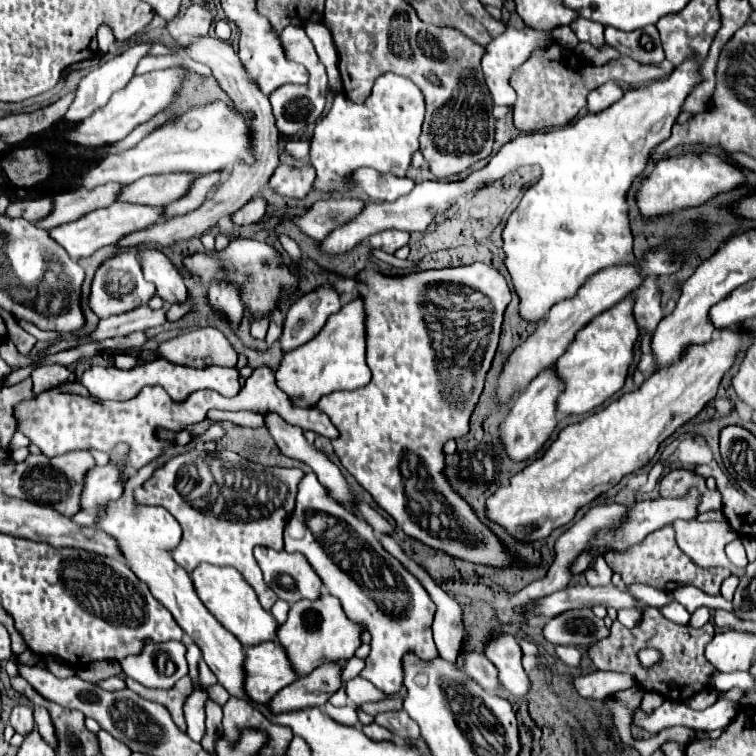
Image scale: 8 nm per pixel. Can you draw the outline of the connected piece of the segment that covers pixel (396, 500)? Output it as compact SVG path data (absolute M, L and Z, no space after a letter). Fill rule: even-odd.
M476 262L462 268L424 270L424 272L400 274L400 276L390 276L372 268L364 268L356 274L356 282L358 282L356 292L364 300L364 306L366 306L366 361L372 372L372 382L354 392L334 392L330 396L324 396L316 404L316 408L324 410L340 430L340 438L332 440L336 456L340 458L342 466L356 478L356 482L364 490L368 490L372 498L396 520L396 524L404 530L404 534L424 542L430 548L448 552L456 558L462 558L474 564L486 564L486 566L496 566L496 568L510 566L514 558L506 554L506 550L496 540L496 536L480 524L472 508L458 494L454 494L454 490L450 490L450 484L442 476L442 470L444 470L442 444L450 438L460 438L468 434L468 420L482 393L486 370L489 371L490 368L488 366L476 368L476 384L473 386L470 398L466 398L462 406L458 406L454 398L446 398L444 386L440 382L436 350L432 348L432 338L424 320L426 290L444 282L450 282L450 284L458 282L460 286L470 288L474 292L472 296L482 294L484 304L480 304L478 310L484 306L488 320L492 320L494 324L502 324L502 314L512 300L512 292L504 276L492 266L484 262Z

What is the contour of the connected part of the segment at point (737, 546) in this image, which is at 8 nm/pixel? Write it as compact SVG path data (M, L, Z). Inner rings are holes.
M734 540L734 542L730 542L730 544L726 546L726 556L728 556L728 560L730 560L734 566L744 568L744 566L748 564L746 552L744 552L744 544L742 544L740 540Z

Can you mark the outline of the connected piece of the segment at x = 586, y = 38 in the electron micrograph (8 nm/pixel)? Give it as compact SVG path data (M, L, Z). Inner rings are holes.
M576 18L570 28L574 30L574 34L578 36L580 42L588 42L594 48L602 48L604 46L604 26L598 22L590 22L586 18Z

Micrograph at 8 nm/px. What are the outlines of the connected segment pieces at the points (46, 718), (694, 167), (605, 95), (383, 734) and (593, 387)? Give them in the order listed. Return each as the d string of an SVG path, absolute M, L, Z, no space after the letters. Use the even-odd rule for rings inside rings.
M34 708L34 722L36 722L36 730L40 732L42 740L56 750L58 738L56 738L56 728L52 724L52 718L50 718L48 710L46 708Z
M704 152L700 156L684 154L676 158L666 158L656 164L656 170L652 174L642 178L638 190L638 208L644 218L654 218L676 210L700 206L716 194L730 192L740 184L744 184L744 176L740 174L740 170L716 154Z
M606 82L588 94L588 112L598 114L622 98L622 86L616 82Z
M376 722L370 724L370 726L364 726L362 732L364 732L368 738L376 740L376 742L384 742L384 740L386 740L386 742L394 742L394 734L390 734L386 728L378 726Z
M624 298L610 310L588 322L568 346L568 350L552 364L554 374L564 384L556 400L562 414L588 414L612 398L622 386L632 360L632 348L638 338L638 326L632 316L632 298Z

